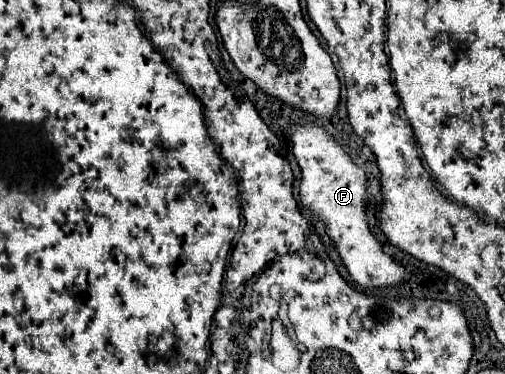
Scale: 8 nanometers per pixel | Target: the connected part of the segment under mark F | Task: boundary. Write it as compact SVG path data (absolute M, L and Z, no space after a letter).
M299 121L293 125L293 153L303 171L301 179L301 203L319 219L323 219L329 237L341 255L353 283L363 291L375 291L381 287L391 287L401 283L407 271L397 265L389 255L383 253L379 241L373 237L369 223L365 219L367 201L367 177L351 157L335 143L335 139L325 133L323 127L315 123Z

